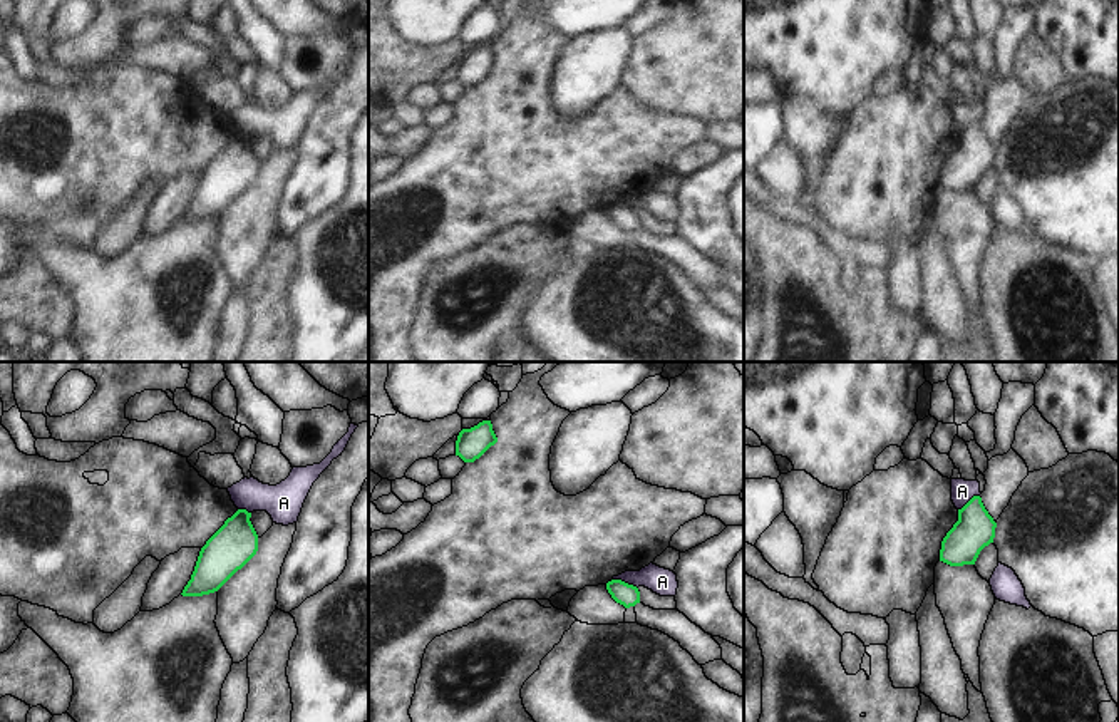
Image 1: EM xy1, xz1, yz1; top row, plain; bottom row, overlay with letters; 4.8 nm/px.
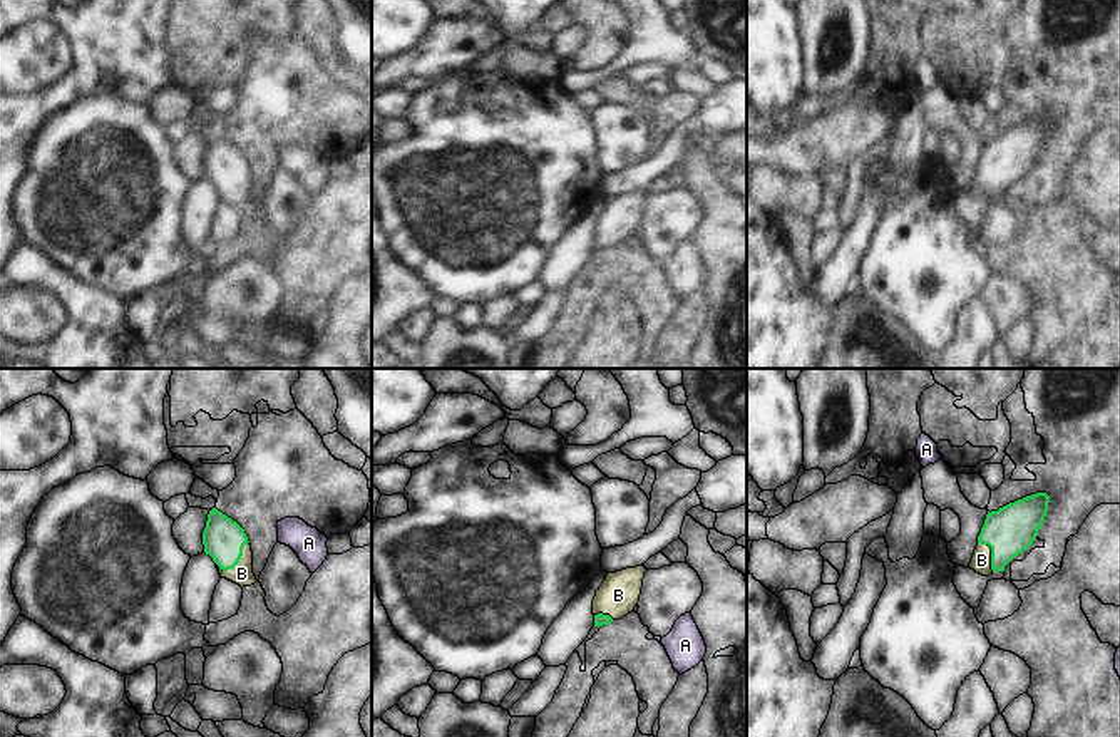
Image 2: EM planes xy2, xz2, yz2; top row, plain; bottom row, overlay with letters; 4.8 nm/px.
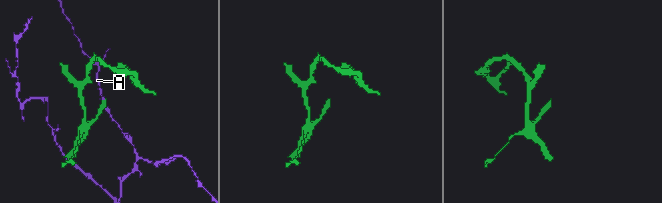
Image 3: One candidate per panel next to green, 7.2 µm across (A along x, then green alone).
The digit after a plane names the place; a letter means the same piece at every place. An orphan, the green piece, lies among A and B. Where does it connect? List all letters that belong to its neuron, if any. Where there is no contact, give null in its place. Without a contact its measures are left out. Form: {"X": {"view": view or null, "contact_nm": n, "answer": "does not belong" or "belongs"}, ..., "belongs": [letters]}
{"A": {"view": "xz1", "contact_nm": 130, "answer": "does not belong"}, "B": {"view": "xy2", "contact_nm": 200, "answer": "belongs"}, "belongs": ["B"]}

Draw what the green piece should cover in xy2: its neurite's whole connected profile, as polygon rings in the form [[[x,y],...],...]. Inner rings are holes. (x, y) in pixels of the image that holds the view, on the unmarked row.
[[[213,132],[203,156],[204,178],[213,183],[221,203],[251,211],[258,204],[253,198],[253,176],[244,154]]]

